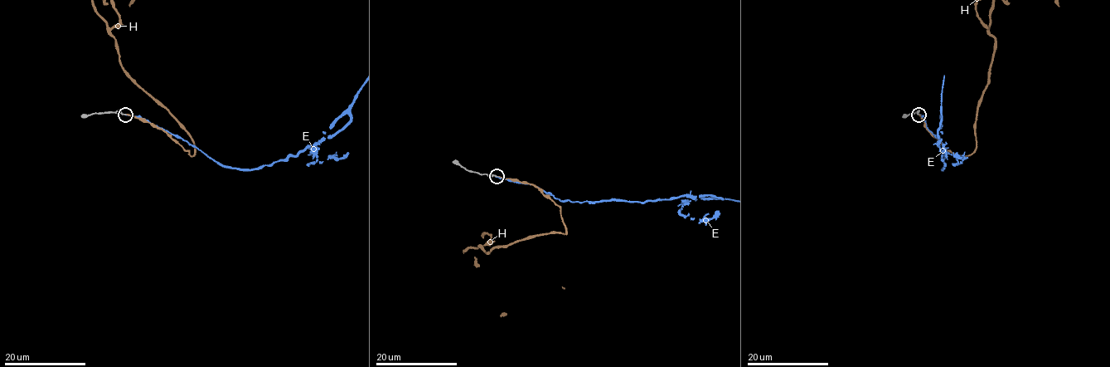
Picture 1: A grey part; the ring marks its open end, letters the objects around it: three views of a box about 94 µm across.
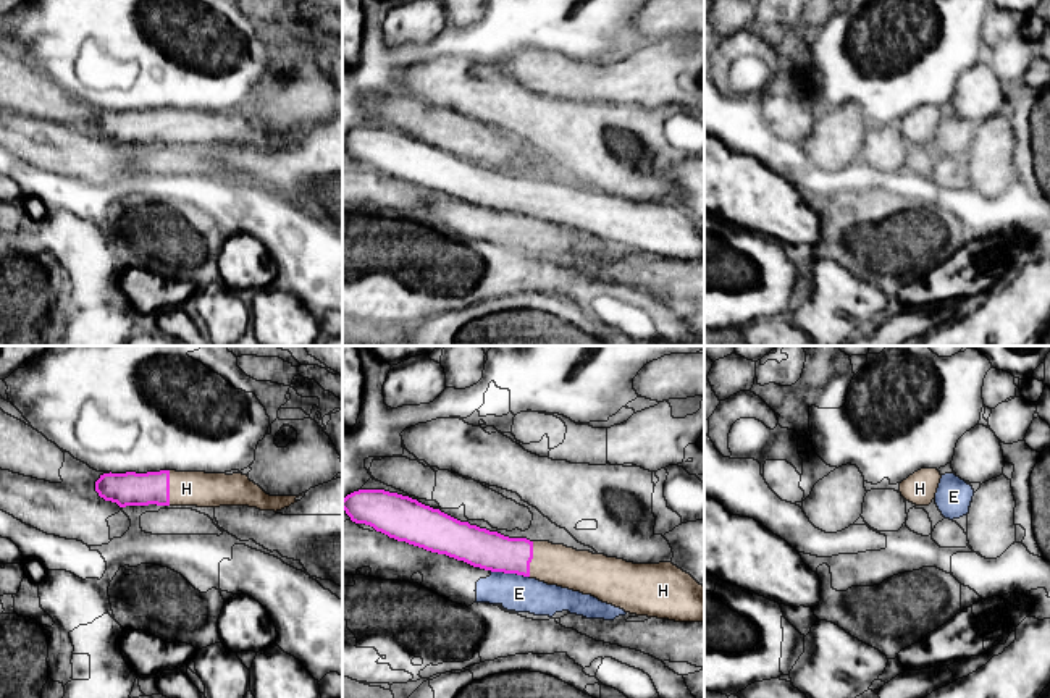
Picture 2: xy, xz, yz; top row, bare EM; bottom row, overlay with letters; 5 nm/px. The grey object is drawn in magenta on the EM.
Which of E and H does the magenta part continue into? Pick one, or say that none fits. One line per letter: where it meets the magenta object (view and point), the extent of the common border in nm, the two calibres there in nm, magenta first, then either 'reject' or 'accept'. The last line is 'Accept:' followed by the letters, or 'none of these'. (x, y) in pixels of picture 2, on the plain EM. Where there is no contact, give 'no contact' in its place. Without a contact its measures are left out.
E: contact xz (509, 210); length 200 nm; calibres 190 and 180 nm; reject
H: contact xy (168, 126); length 180 nm; calibres 170 and 180 nm; accept
Accept: H

